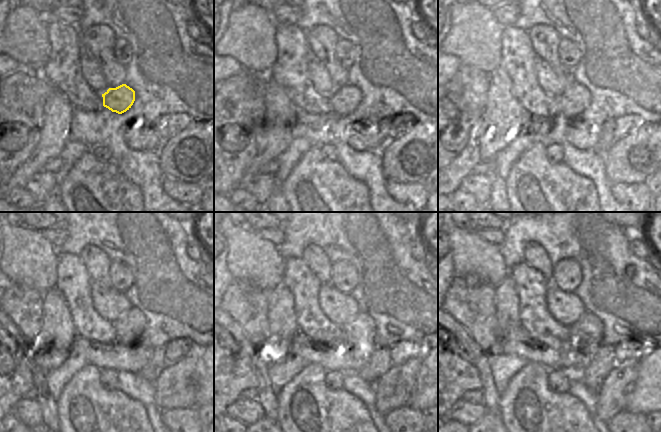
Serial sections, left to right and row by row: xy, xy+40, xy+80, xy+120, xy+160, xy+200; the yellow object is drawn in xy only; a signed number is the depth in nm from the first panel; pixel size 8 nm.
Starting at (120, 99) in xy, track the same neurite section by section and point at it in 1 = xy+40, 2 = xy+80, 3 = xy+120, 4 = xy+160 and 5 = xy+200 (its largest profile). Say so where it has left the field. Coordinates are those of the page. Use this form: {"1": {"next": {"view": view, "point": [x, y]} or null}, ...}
{"1": {"next": {"view": "xy+40", "point": [345, 99]}}, "2": {"next": {"view": "xy+80", "point": [575, 98]}}, "3": {"next": {"view": "xy+120", "point": [128, 327]}}, "4": {"next": {"view": "xy+160", "point": [360, 332]}}, "5": {"next": {"view": "xy+200", "point": [586, 334]}}}

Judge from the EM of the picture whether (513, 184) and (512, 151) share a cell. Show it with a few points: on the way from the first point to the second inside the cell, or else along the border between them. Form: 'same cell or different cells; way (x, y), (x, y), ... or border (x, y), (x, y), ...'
different cells; border (528, 148), (517, 159), (504, 179)

